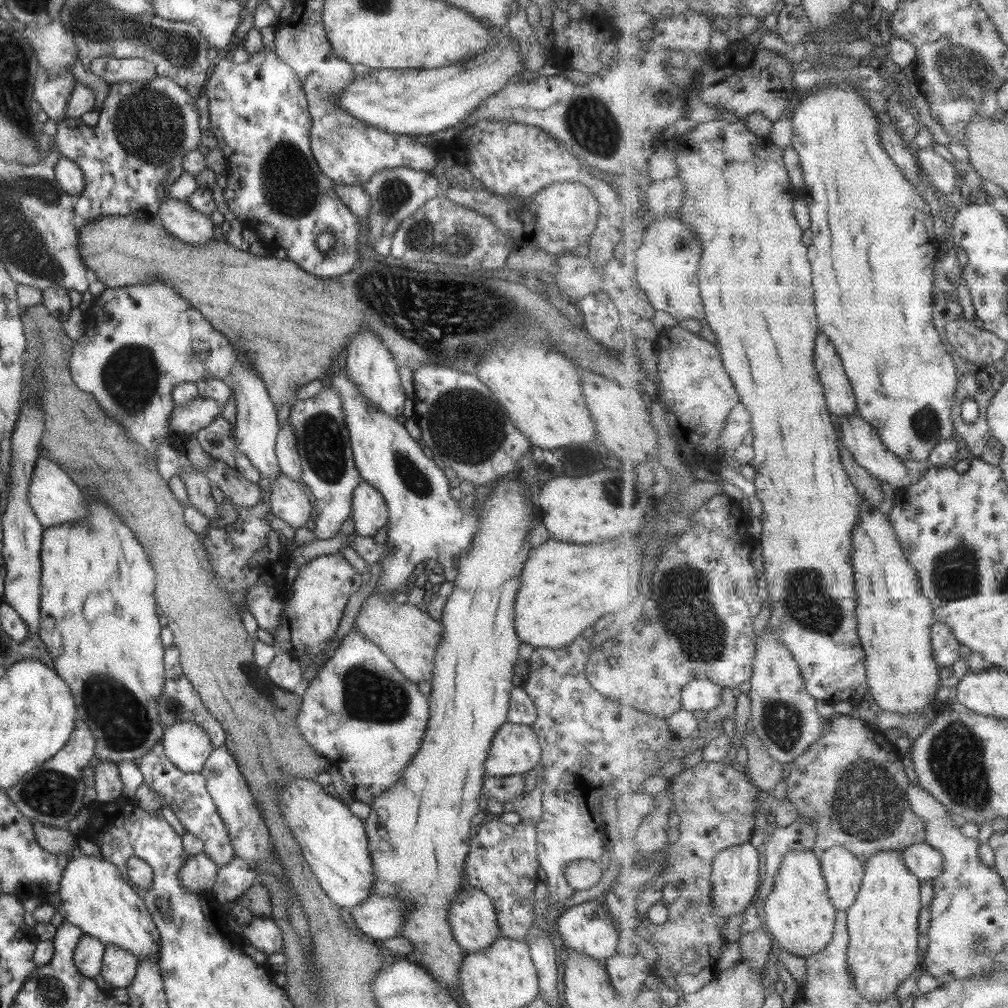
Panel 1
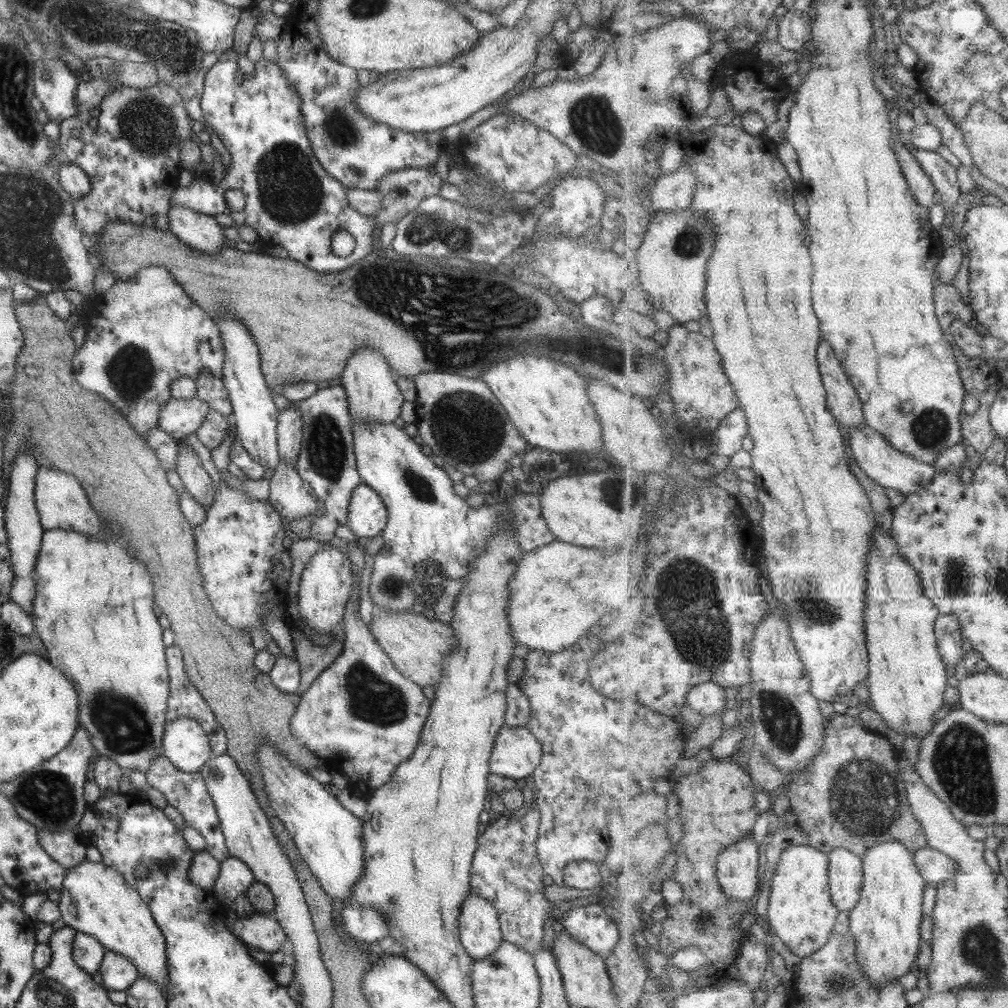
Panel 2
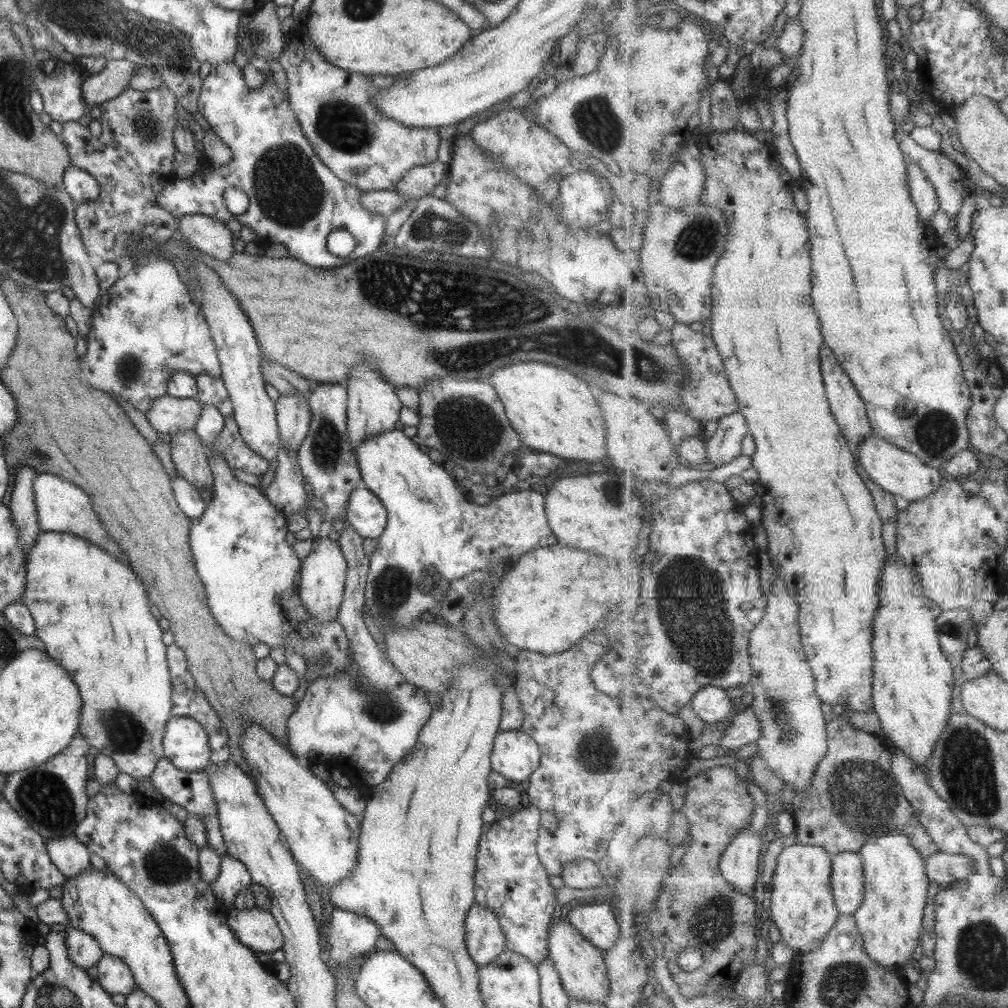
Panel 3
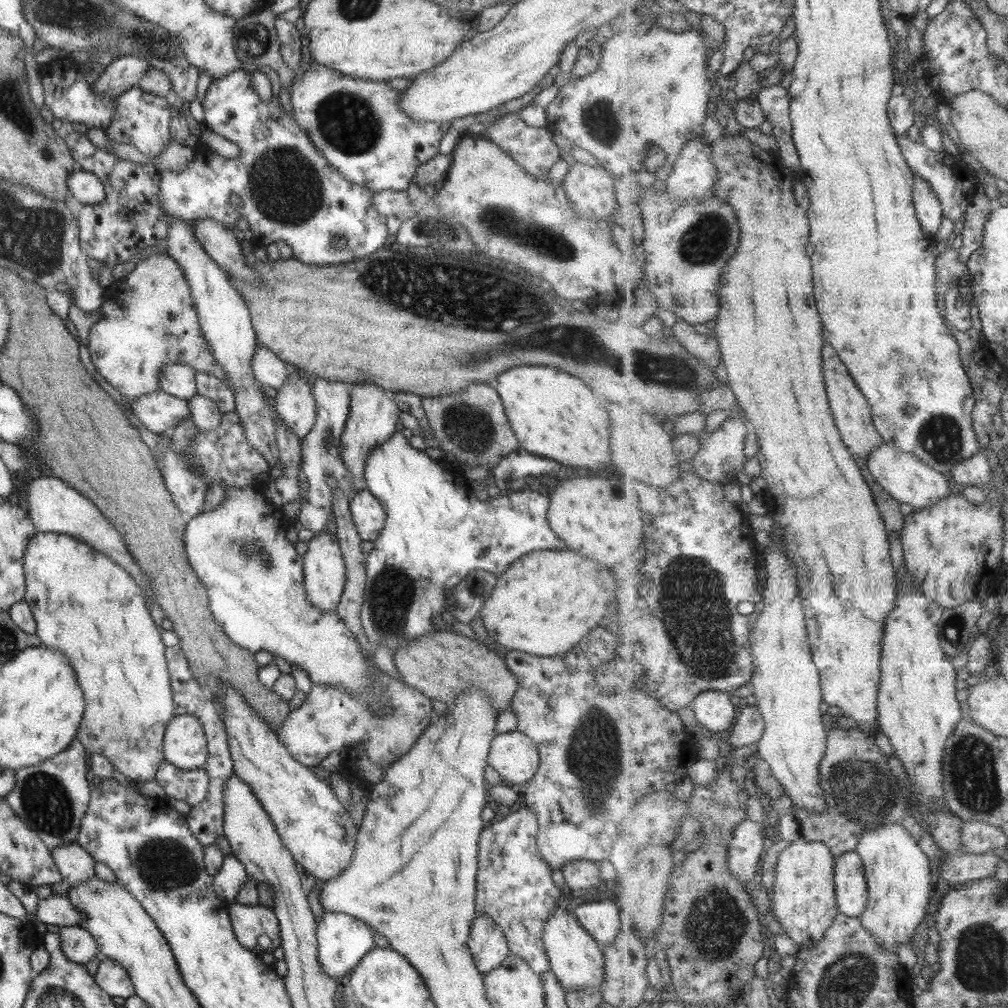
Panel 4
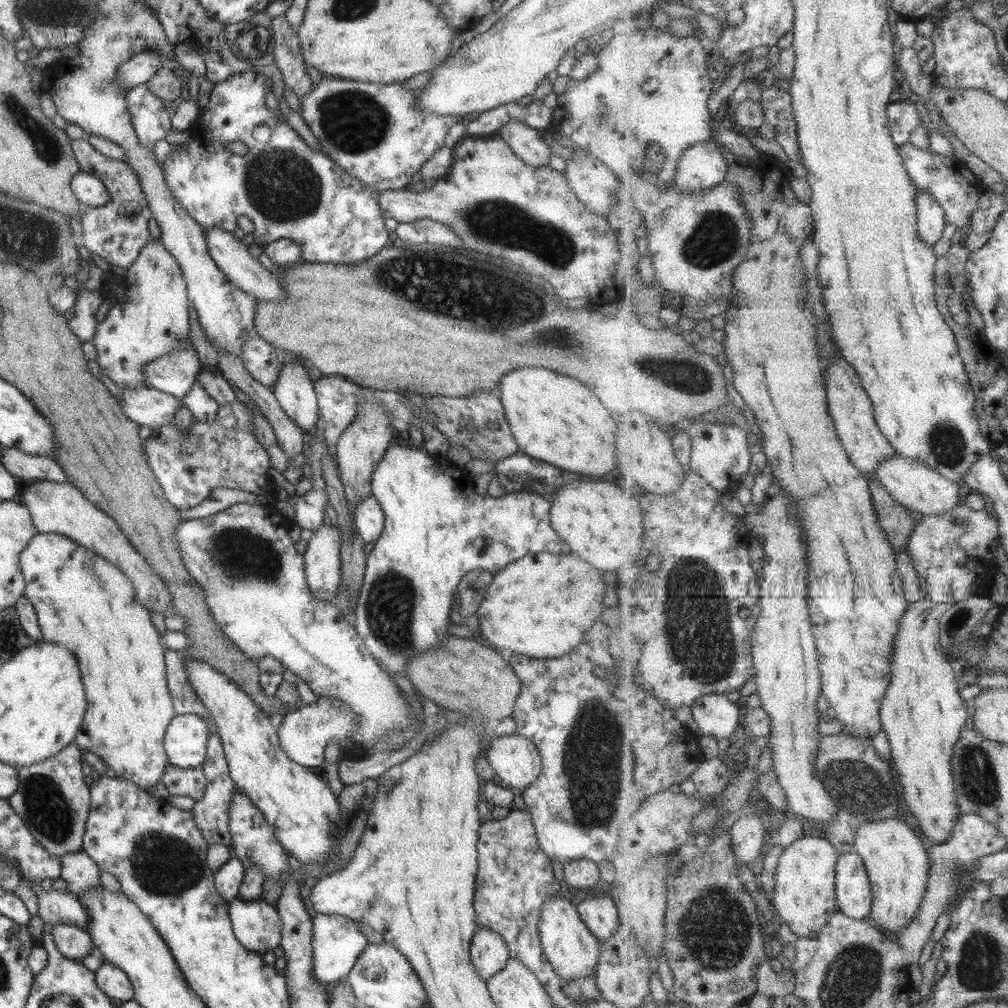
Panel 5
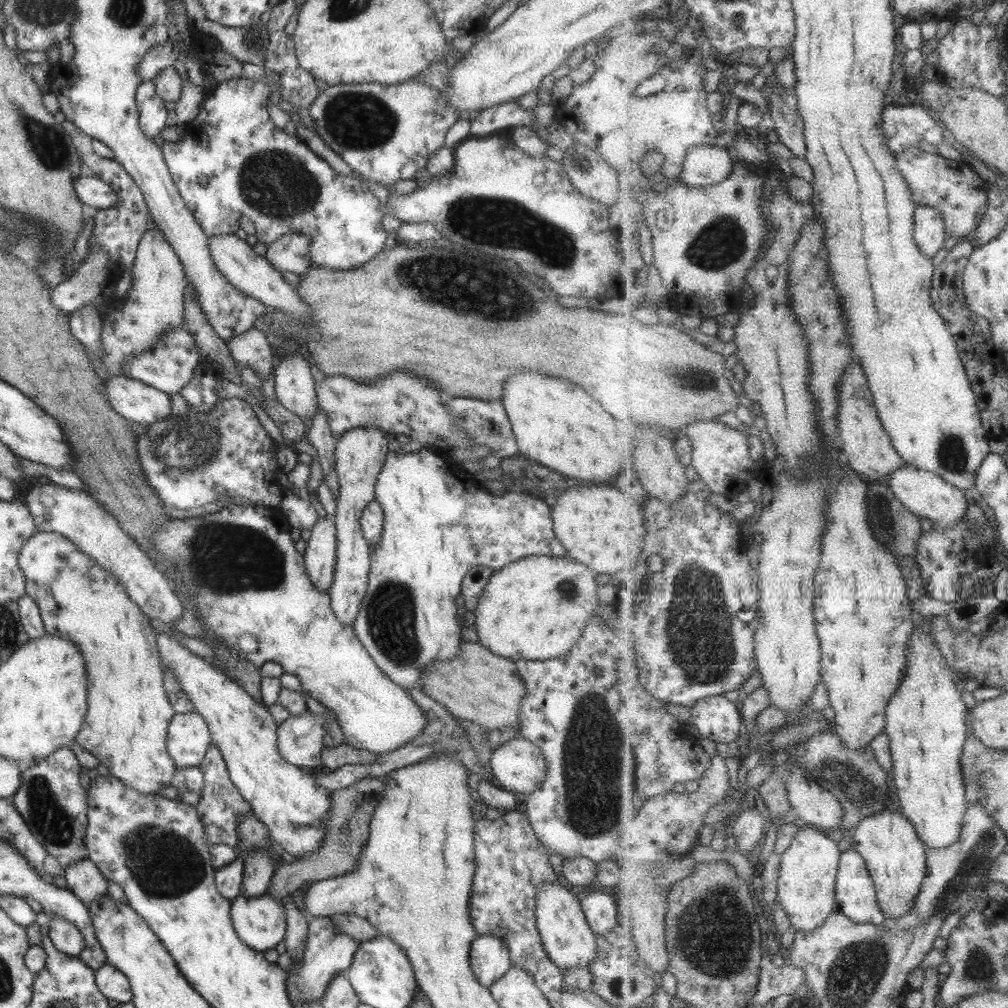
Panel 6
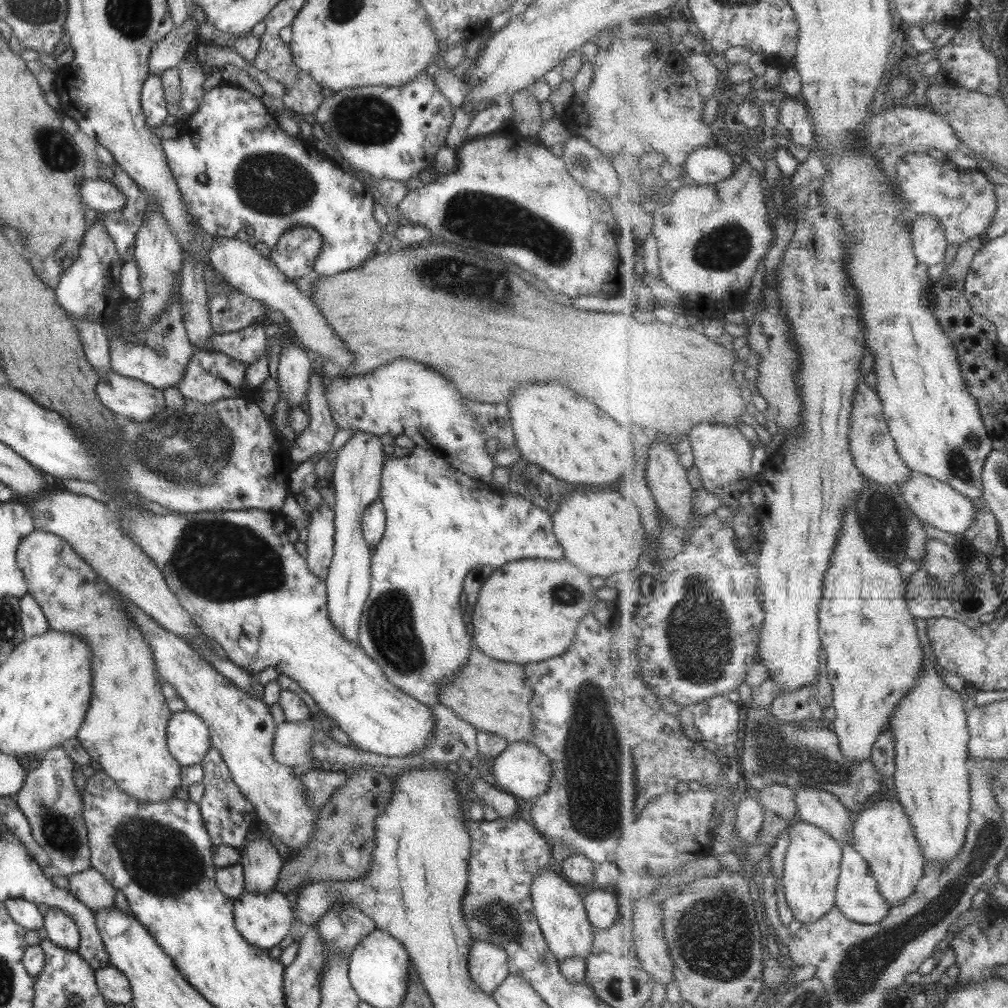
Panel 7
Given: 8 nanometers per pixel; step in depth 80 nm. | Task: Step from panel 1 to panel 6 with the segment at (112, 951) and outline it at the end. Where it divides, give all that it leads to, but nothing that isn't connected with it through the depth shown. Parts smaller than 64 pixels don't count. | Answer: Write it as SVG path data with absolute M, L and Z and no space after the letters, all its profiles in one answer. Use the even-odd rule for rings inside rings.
M105 963L94 971L94 981L98 991L109 1000L119 1003L130 1002L132 992L127 977L114 966Z

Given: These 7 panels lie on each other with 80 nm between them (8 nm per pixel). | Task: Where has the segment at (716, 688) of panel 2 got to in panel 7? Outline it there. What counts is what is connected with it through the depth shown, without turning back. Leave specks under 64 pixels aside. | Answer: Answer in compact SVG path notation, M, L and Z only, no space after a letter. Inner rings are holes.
M711 697L691 706L694 721L705 740L731 747L739 738L741 710L727 697Z

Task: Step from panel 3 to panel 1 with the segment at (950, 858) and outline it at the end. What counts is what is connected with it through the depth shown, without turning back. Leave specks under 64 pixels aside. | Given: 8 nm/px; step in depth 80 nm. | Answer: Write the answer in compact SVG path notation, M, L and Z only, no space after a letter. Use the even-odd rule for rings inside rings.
M926 842L904 848L902 857L907 868L922 881L935 882L944 873L944 854Z

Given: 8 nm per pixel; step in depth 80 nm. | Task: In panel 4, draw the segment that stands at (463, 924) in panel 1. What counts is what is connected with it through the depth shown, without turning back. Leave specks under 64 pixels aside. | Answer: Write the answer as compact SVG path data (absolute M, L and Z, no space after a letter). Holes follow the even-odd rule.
M477 912L468 929L466 945L475 968L484 975L509 954L505 937L491 917Z

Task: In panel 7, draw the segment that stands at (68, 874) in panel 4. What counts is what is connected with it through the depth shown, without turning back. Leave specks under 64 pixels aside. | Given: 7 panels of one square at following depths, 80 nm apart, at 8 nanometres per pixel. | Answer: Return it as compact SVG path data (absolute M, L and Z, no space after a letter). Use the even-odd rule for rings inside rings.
M93 867L70 874L67 880L68 891L92 912L114 906L113 898L116 889Z

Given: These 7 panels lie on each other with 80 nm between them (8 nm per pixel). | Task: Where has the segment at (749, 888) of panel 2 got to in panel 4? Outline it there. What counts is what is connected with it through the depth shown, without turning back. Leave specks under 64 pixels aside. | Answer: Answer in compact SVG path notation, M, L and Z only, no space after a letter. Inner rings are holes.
M747 820L734 830L729 847L729 868L737 878L753 881L760 876L763 850L768 841L764 836L764 824Z

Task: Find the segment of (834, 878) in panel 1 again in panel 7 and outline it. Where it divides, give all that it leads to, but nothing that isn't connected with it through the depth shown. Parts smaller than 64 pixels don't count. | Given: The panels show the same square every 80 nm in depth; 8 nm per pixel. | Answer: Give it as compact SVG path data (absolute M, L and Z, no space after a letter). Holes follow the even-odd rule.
M843 845L844 857L842 858L841 874L837 889L837 906L841 912L850 919L866 925L879 924L888 917L892 906L880 893L880 886L873 876L869 863L853 845Z

